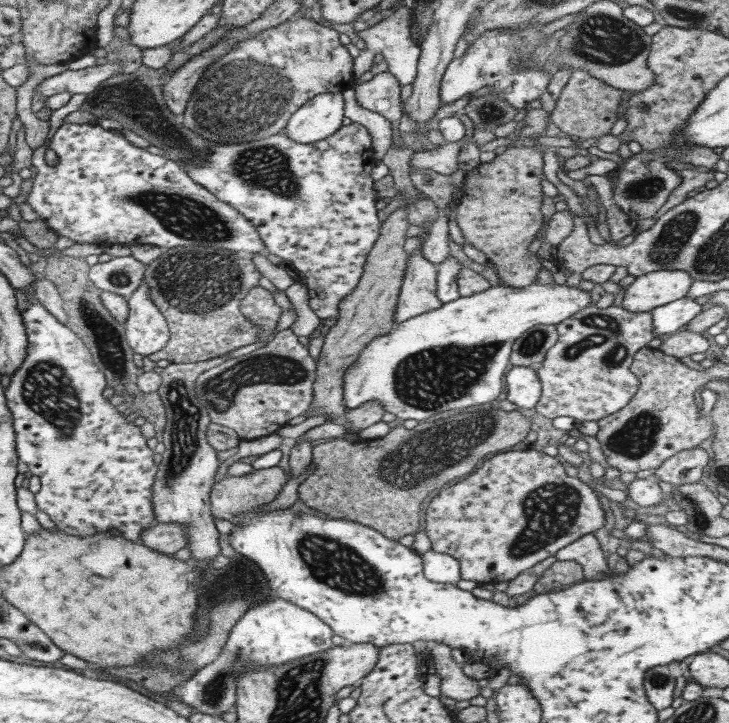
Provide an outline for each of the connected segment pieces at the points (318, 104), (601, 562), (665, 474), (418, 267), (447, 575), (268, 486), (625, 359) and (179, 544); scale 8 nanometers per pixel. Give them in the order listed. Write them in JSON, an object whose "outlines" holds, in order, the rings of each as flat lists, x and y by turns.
{"outlines":[[[328,92,308,100,288,118,288,137,298,143,313,143,334,134,344,122,343,92]],[[592,533,578,538,569,546,562,548,555,556,561,562,572,560,580,564,585,581,605,580,612,574,607,566,607,558,604,557,600,542]],[[690,448,686,451,678,452,664,461,654,471,657,480,668,482,673,486,684,486,684,484,694,484,699,482,704,466,710,462,708,453,700,448]],[[426,222,422,224,422,227,423,233,418,236,422,239,422,243,408,256,408,266,404,272,399,300,395,307,395,325,443,306,443,303,436,297,437,266,422,256,422,245,430,233,432,224]],[[432,550,424,552,421,556,423,561,423,574,425,578,440,584,452,584,461,579,460,566,454,557]],[[278,465,270,468,254,470,244,476,226,476,215,483,210,492,211,515,213,519,233,521,233,517,242,514,254,507,272,503,278,492,284,488,285,483,292,479,292,473,286,472]],[[593,305,560,322,557,331,558,340,536,370,542,388,537,412,546,418,570,416,576,422,590,422,622,410,640,388,630,366,636,352,654,338,651,312,628,312,616,306,606,310]],[[156,523,144,530,139,538,147,548,160,554,174,555,187,547,187,531,177,523]]]}

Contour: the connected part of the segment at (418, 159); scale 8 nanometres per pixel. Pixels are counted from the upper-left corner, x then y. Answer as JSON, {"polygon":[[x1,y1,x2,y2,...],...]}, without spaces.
{"polygon":[[462,139,459,141,447,142,444,145,424,152,414,152,411,157,411,168,428,168,440,175,454,175,458,170,458,156,460,150,464,148]]}

